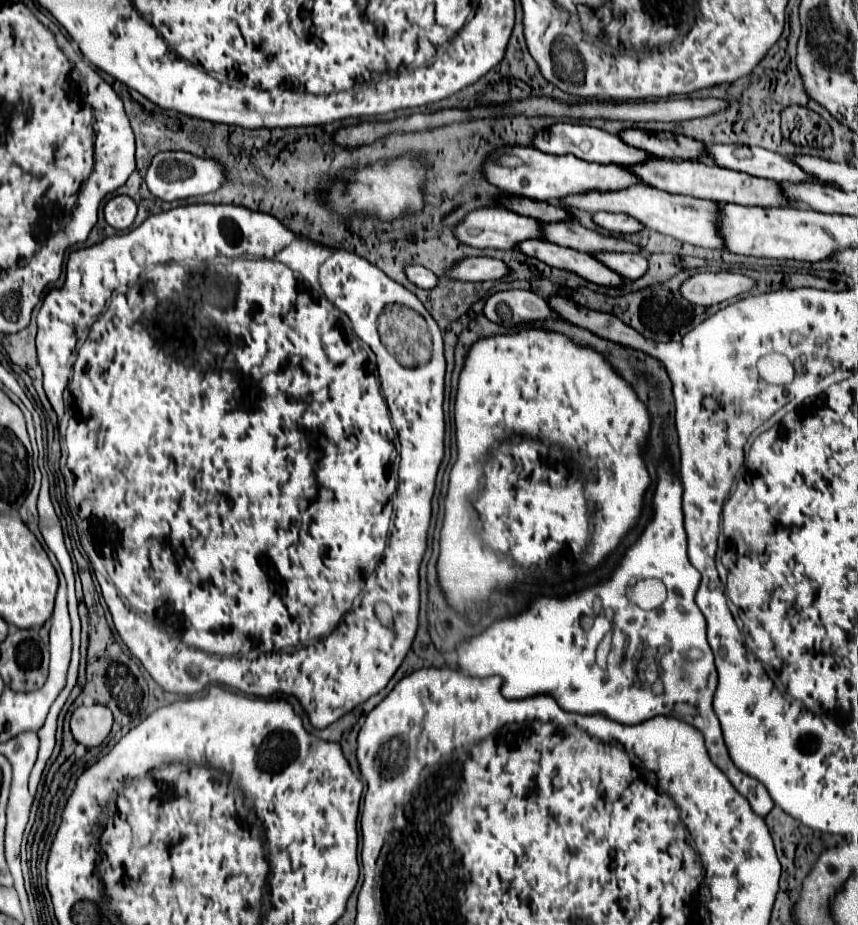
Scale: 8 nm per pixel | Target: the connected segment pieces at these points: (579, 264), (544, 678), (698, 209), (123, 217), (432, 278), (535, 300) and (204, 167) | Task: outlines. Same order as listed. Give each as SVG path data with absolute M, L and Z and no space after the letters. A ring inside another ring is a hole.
M526 239L518 245L518 251L528 257L536 257L550 267L578 273L584 279L598 285L608 285L608 287L622 285L622 279L618 277L618 273L606 269L602 263L594 261L588 253L580 253L576 249L566 249L566 247L548 243L544 239Z
M662 465L658 475L654 521L648 523L642 537L626 551L626 557L607 580L598 587L590 587L566 599L538 597L526 613L514 616L514 619L496 621L478 637L464 641L456 649L458 663L460 669L472 677L502 677L502 695L506 699L548 693L554 695L562 709L572 713L606 713L610 719L620 723L642 723L656 715L672 715L694 725L706 739L712 763L730 779L734 789L748 799L752 811L764 817L770 813L774 803L762 783L748 777L732 763L712 707L714 691L718 687L718 671L712 649L706 641L706 619L694 603L700 573L692 567L686 555L682 485L668 465ZM648 577L660 579L668 589L668 599L660 611L645 611L626 597L628 587ZM602 598L613 617L609 621L612 647L606 669L596 665L596 649L607 633L606 625L598 625L600 619L608 621L606 613L602 611L600 617L594 617L594 599ZM634 647L642 651L632 653ZM688 649L700 649L702 657L688 661L684 657Z
M630 185L618 191L588 191L588 193L574 193L566 195L556 201L562 209L582 209L588 213L608 211L608 213L624 213L640 221L646 229L658 231L662 235L670 235L678 241L698 245L698 247L710 247L710 249L724 249L722 239L718 237L718 203L694 199L686 195L672 195L648 185Z
M116 195L104 205L104 217L108 225L112 225L118 231L128 229L134 223L136 217L136 203L128 195Z
M406 265L404 273L406 273L408 281L412 281L420 289L432 289L438 283L438 277L434 273L430 273L430 271L426 271L420 265Z
M510 289L510 291L498 291L488 297L484 305L484 315L490 321L514 327L516 323L542 321L556 313L546 305L544 297L524 289Z
M164 151L154 155L146 173L146 183L150 193L156 195L158 199L176 201L176 199L188 199L216 191L222 185L222 177L224 177L224 169L218 161L200 159L182 151Z

